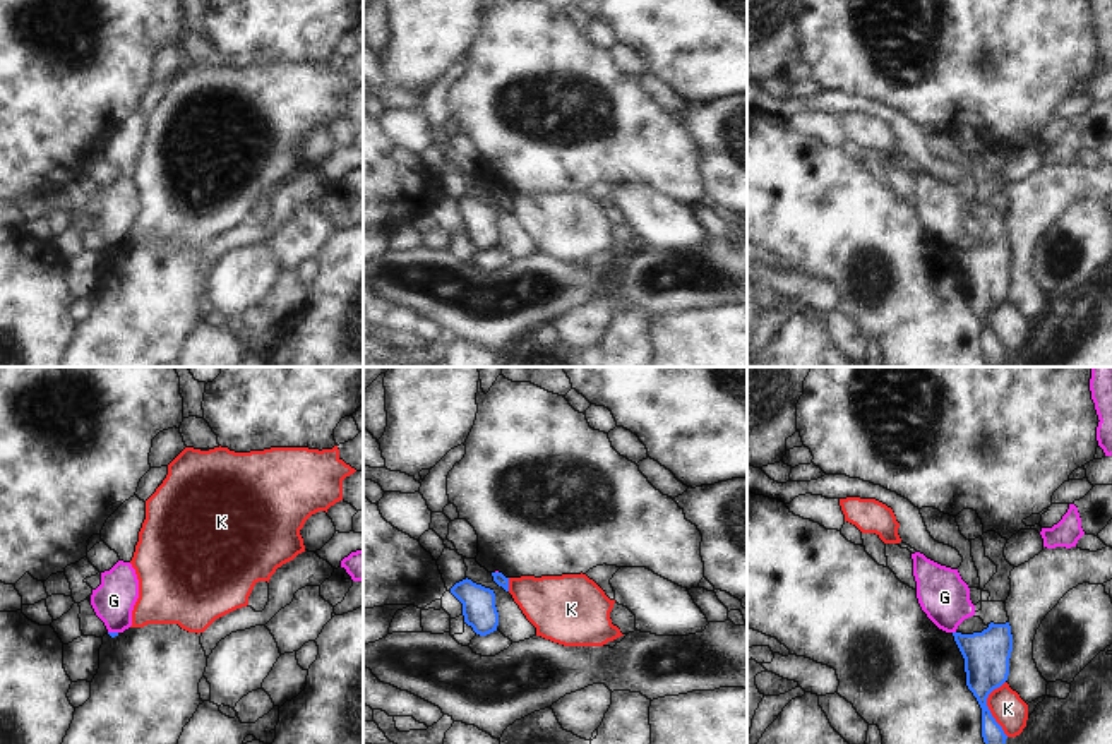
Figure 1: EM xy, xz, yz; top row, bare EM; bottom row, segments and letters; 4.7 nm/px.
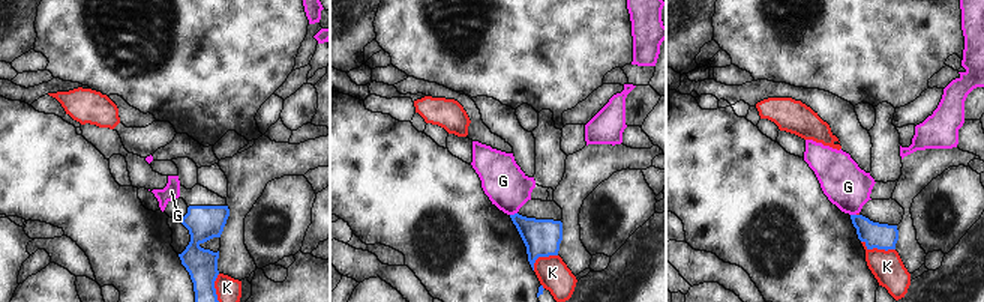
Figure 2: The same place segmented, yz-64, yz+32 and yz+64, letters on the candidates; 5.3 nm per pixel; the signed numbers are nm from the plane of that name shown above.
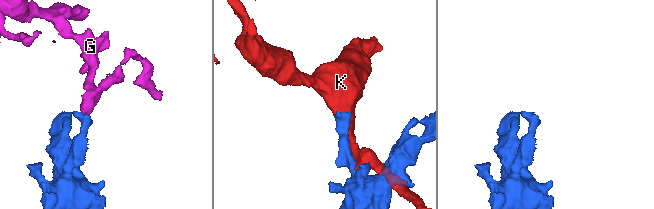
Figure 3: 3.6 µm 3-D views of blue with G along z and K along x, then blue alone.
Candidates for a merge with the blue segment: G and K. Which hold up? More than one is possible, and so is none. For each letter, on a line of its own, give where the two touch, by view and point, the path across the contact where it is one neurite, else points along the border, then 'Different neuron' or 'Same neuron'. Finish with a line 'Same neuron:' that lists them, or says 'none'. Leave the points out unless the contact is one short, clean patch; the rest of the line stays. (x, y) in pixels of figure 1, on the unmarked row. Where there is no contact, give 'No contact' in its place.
G: Touches blue at xy (113, 249). Boundary: xy (108, 247), (117, 249). Different neuron
K: Touches blue at yz (987, 324). Different neuron
Same neuron: none

